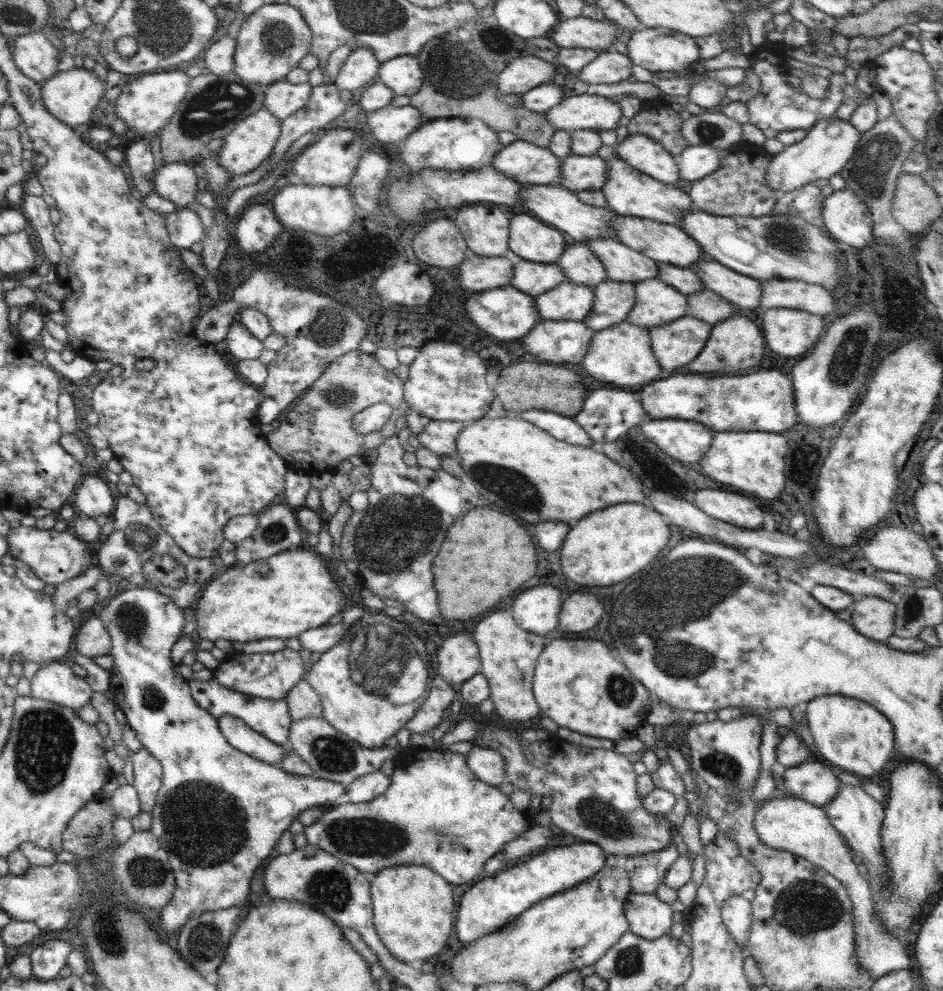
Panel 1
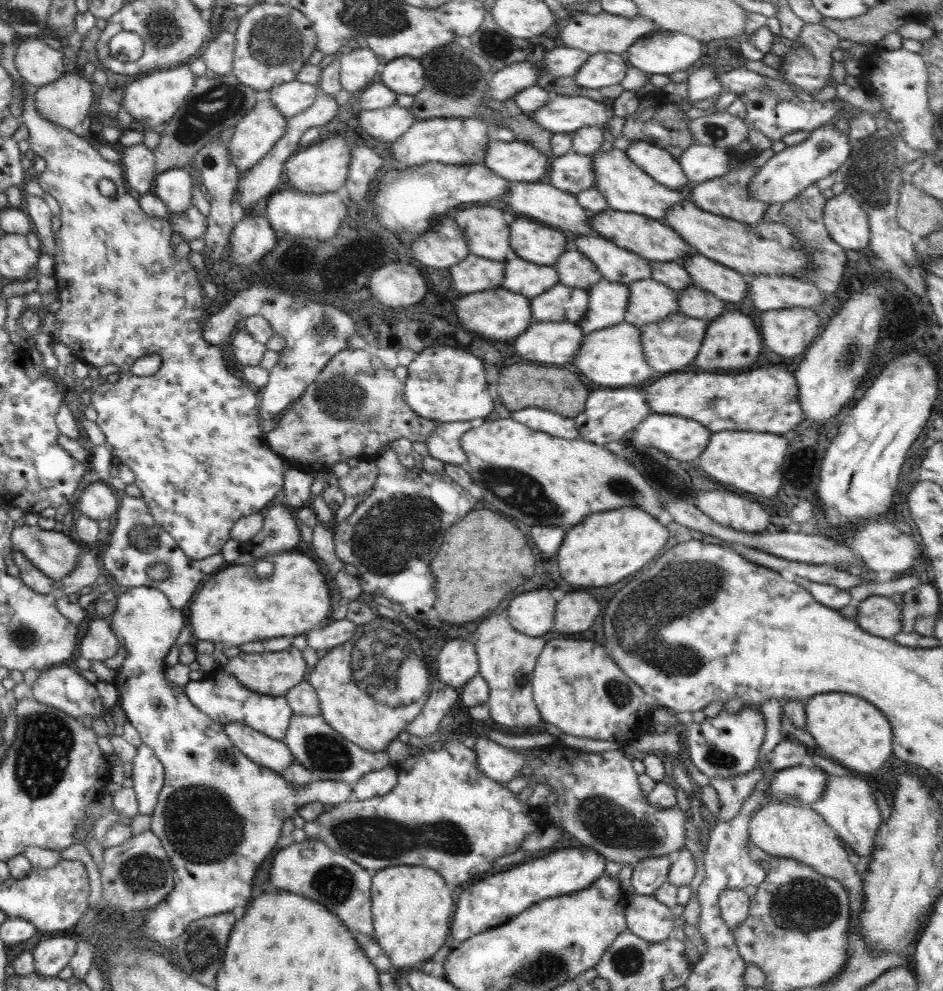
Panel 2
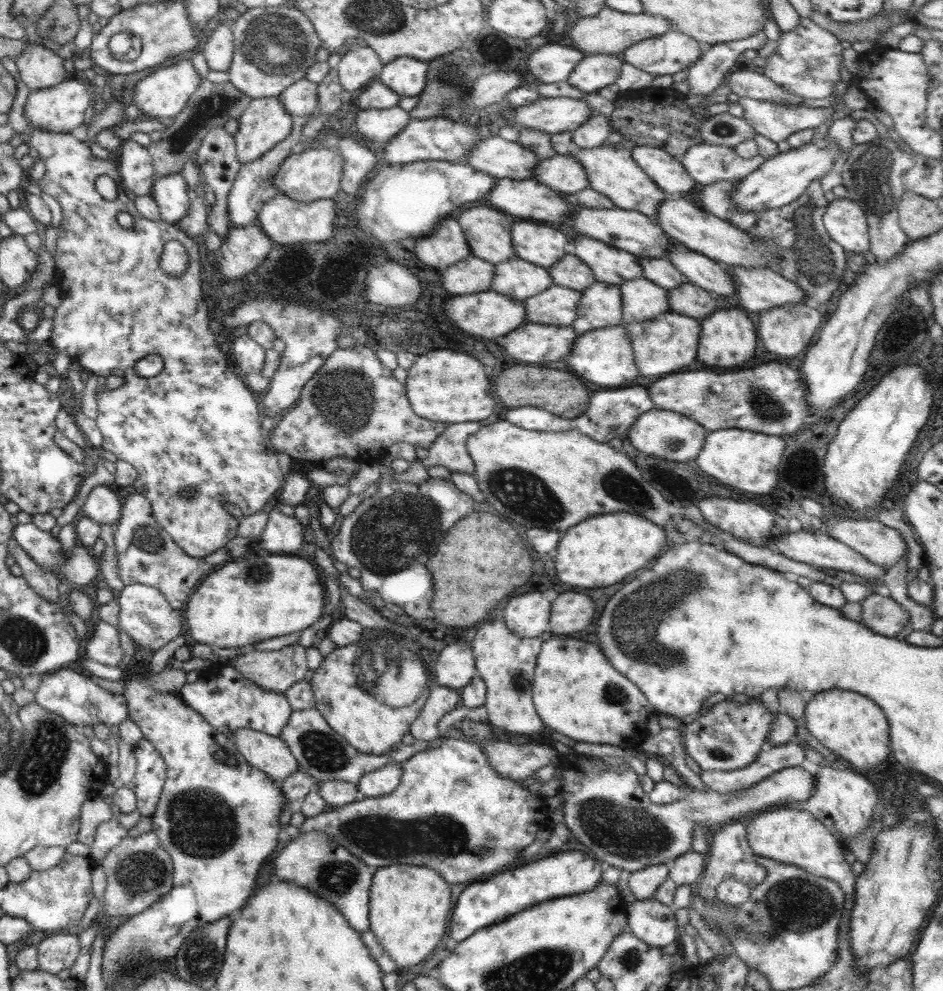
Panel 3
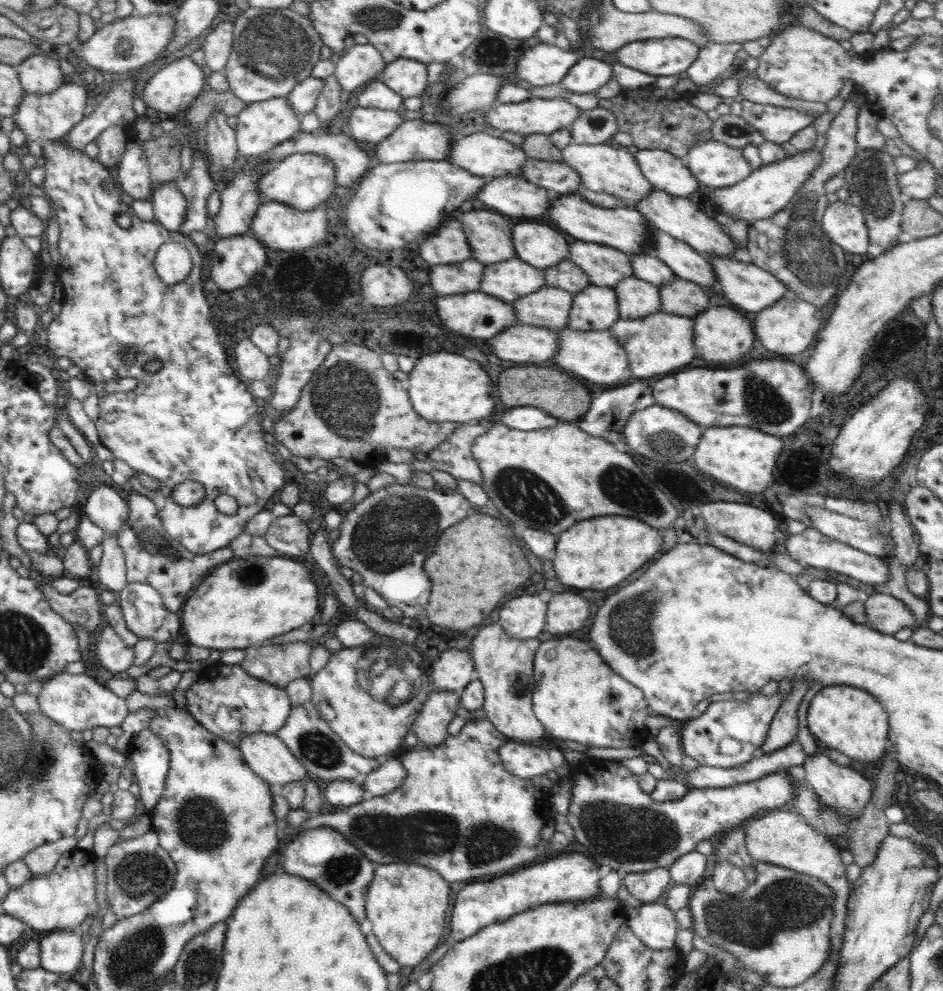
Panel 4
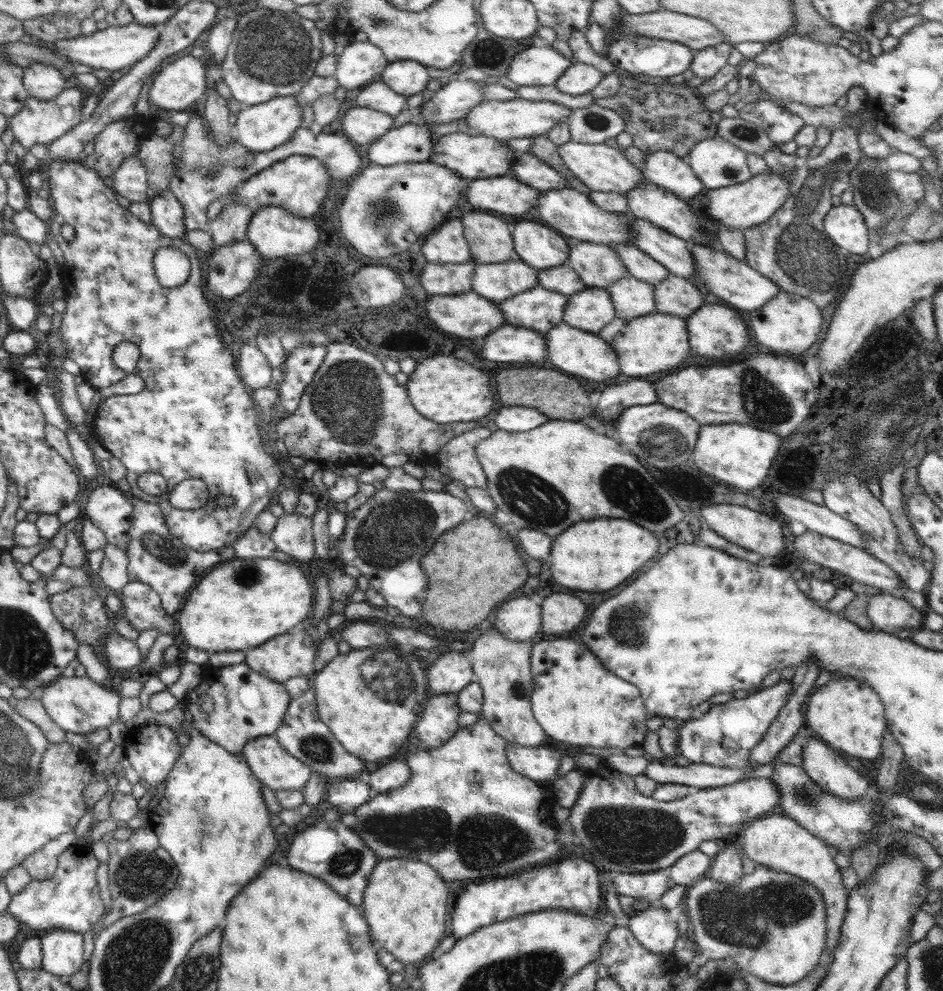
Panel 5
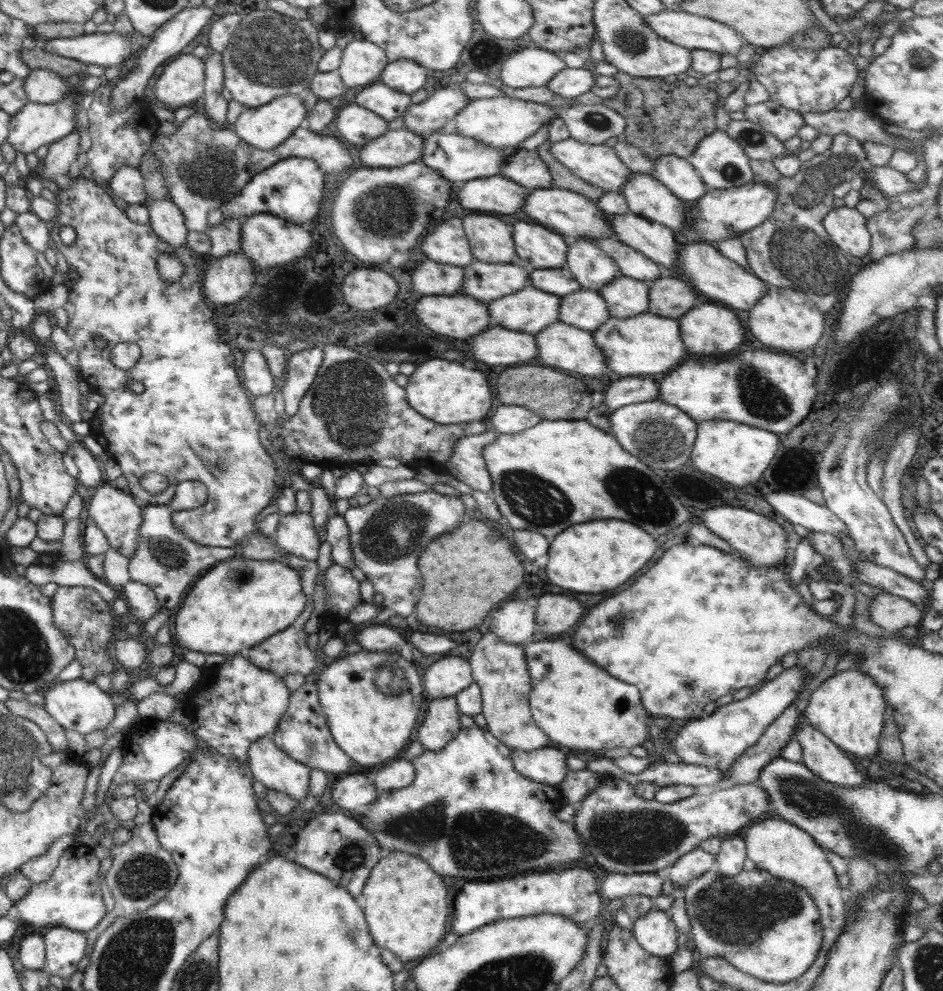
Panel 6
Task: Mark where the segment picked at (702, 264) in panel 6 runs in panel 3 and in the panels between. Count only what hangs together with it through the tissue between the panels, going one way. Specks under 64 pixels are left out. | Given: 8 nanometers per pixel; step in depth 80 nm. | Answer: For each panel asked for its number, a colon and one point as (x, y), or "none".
3: (758, 289)
4: (752, 288)
5: (738, 284)

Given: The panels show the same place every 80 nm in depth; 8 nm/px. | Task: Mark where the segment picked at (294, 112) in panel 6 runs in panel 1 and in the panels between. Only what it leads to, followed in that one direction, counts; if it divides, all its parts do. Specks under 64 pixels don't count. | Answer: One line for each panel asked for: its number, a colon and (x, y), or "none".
1: (251, 141)
2: (254, 135)
3: (265, 123)
4: (261, 126)
5: (261, 127)

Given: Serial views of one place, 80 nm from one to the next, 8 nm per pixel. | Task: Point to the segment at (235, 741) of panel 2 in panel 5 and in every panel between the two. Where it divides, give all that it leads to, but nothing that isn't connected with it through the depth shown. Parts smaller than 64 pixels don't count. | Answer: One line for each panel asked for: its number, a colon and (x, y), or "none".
3: (269, 754)
4: (266, 755)
5: (274, 767)

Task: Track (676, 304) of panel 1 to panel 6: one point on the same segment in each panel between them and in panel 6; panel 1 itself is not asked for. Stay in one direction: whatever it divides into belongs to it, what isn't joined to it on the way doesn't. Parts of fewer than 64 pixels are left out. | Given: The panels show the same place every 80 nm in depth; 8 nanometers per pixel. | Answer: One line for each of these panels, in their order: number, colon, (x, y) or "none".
2: (649, 301)
3: (642, 300)
4: (636, 298)
5: (632, 298)
6: (626, 297)

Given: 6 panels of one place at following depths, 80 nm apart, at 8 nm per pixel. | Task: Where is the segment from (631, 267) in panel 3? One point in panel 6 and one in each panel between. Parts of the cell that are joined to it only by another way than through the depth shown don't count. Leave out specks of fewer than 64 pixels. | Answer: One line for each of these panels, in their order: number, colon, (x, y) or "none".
4: (605, 266)
5: (599, 266)
6: (591, 266)

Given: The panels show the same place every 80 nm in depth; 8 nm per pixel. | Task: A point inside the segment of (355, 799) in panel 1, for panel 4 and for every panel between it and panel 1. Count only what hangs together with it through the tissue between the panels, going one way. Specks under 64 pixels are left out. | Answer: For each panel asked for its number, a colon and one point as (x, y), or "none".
2: (377, 783)
3: (379, 782)
4: (391, 773)

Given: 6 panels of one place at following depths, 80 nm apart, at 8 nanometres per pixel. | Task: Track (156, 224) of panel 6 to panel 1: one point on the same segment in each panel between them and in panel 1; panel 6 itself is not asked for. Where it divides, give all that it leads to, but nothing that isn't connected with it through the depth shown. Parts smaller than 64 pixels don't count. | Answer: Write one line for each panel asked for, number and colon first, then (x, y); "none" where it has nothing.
1: (176, 181)
2: (174, 186)
3: (170, 192)
4: (170, 207)
5: (167, 213)

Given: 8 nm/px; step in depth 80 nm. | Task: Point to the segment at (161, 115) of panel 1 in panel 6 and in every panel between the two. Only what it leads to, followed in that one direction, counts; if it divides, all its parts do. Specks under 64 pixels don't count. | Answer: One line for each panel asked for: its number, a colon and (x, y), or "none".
2: (152, 101)
3: (162, 95)
4: (174, 86)
5: (179, 84)
6: (183, 80)

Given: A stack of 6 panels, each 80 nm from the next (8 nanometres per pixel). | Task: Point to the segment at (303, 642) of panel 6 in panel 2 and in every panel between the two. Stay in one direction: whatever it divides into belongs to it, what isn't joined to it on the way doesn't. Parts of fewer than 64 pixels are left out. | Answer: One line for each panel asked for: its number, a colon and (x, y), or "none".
2: (274, 673)
3: (278, 670)
4: (278, 665)
5: (292, 654)

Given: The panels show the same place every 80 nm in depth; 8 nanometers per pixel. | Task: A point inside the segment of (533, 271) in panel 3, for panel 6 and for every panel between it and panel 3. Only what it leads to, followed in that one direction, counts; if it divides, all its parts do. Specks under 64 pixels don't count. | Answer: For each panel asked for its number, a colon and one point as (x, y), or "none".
4: (508, 280)
5: (498, 281)
6: (486, 282)

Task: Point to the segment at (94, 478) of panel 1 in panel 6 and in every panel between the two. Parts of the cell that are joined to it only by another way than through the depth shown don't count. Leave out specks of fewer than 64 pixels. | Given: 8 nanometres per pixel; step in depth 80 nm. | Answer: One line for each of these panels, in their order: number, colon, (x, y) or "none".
2: (98, 501)
3: (102, 505)
4: (104, 506)
5: (108, 508)
6: (116, 512)

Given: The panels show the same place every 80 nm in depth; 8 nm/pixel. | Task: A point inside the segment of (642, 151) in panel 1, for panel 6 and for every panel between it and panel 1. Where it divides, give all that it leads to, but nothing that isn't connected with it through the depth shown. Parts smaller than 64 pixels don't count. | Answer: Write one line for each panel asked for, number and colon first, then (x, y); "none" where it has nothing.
2: (658, 163)
3: (666, 171)
4: (666, 172)
5: (670, 172)
6: (677, 174)

